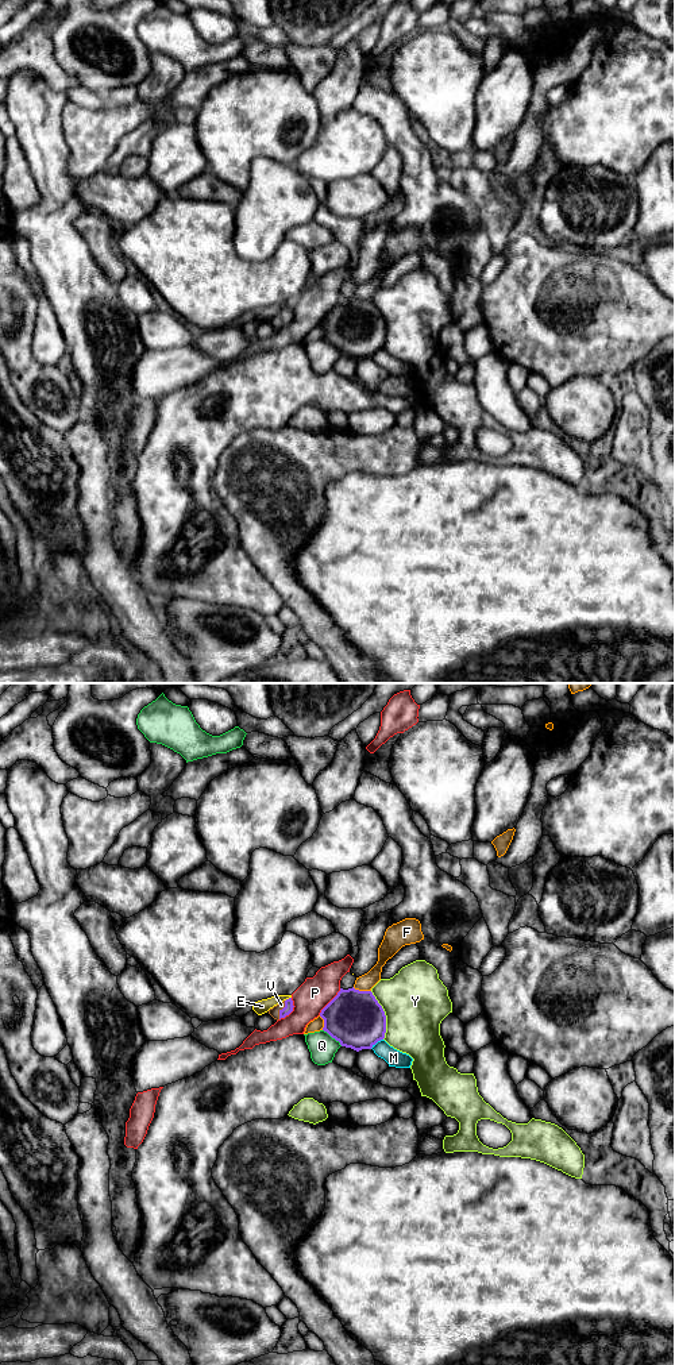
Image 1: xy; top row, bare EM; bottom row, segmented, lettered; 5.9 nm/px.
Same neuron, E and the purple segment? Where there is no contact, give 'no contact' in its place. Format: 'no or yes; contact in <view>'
no; contact in xy

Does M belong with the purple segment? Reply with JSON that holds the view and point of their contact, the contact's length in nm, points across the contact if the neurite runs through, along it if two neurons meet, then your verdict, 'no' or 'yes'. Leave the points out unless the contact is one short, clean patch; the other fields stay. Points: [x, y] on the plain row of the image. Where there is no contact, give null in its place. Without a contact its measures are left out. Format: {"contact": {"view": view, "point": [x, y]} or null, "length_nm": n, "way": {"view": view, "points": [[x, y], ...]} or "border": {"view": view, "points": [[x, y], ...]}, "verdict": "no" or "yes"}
{"contact": {"view": "xy", "point": [375, 351]}, "length_nm": 100, "border": {"view": "xy", "points": [[382, 347], [370, 357]]}, "verdict": "no"}

